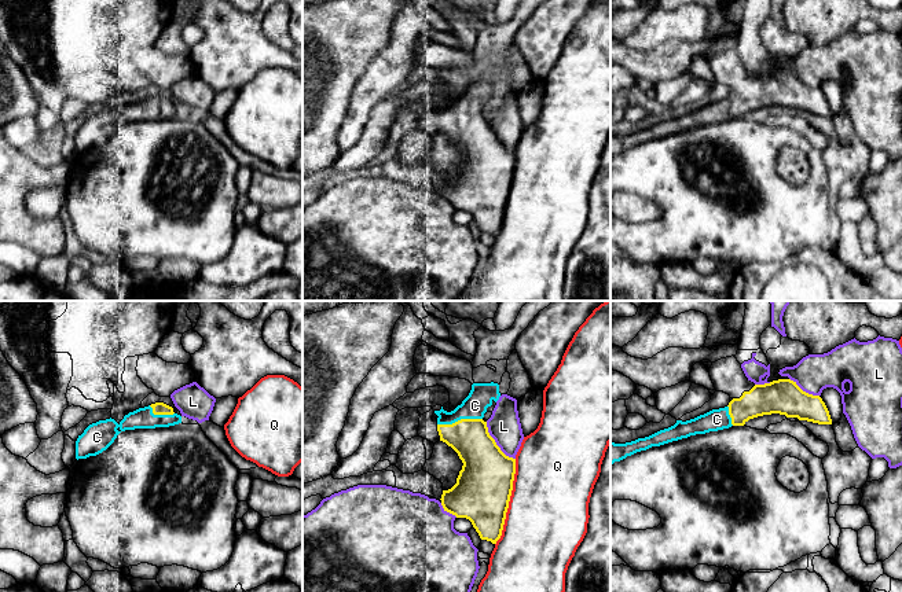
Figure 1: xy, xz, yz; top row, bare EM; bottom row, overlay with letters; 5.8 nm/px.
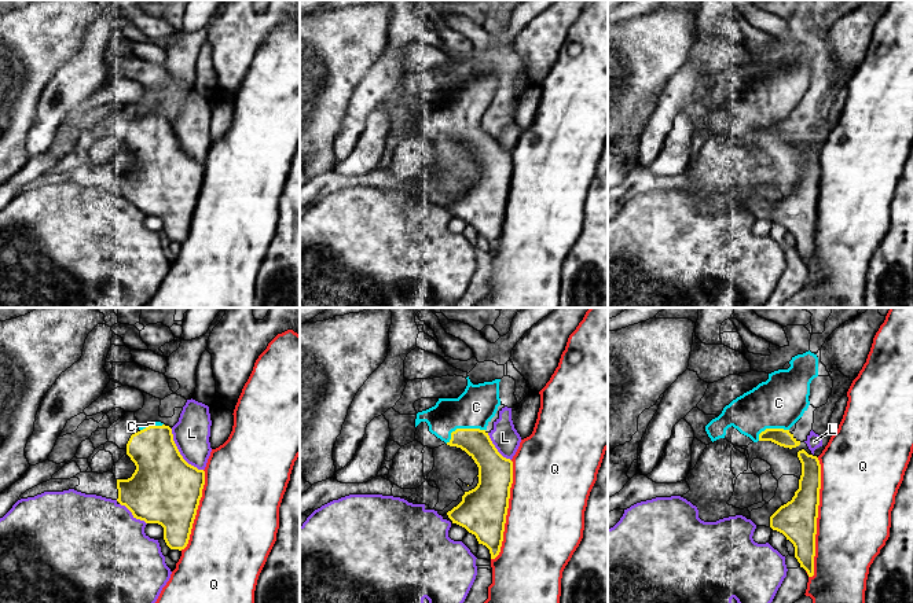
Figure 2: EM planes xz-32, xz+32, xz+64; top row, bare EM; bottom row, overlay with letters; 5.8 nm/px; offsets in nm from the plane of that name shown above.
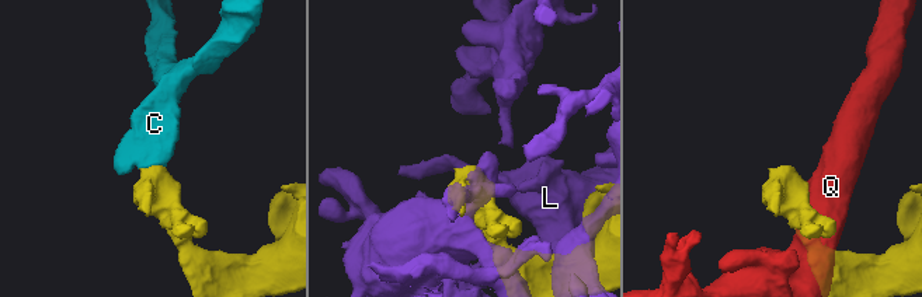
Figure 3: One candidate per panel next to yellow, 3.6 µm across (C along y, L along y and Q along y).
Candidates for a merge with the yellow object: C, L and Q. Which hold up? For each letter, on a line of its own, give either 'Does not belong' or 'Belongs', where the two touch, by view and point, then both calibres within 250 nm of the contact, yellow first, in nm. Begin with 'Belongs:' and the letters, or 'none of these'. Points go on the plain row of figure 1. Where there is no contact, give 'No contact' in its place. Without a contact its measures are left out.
Belongs: C
C: Belongs. Touches yellow at xz (461, 111). Thickness 220 nm (yellow) against 150 nm
L: Does not belong. Touches yellow at xz (495, 135). Thickness 320 nm (yellow) against 190 nm
Q: Does not belong. Touches yellow at xz (509, 192). Thickness 320 nm (yellow) against 480 nm

